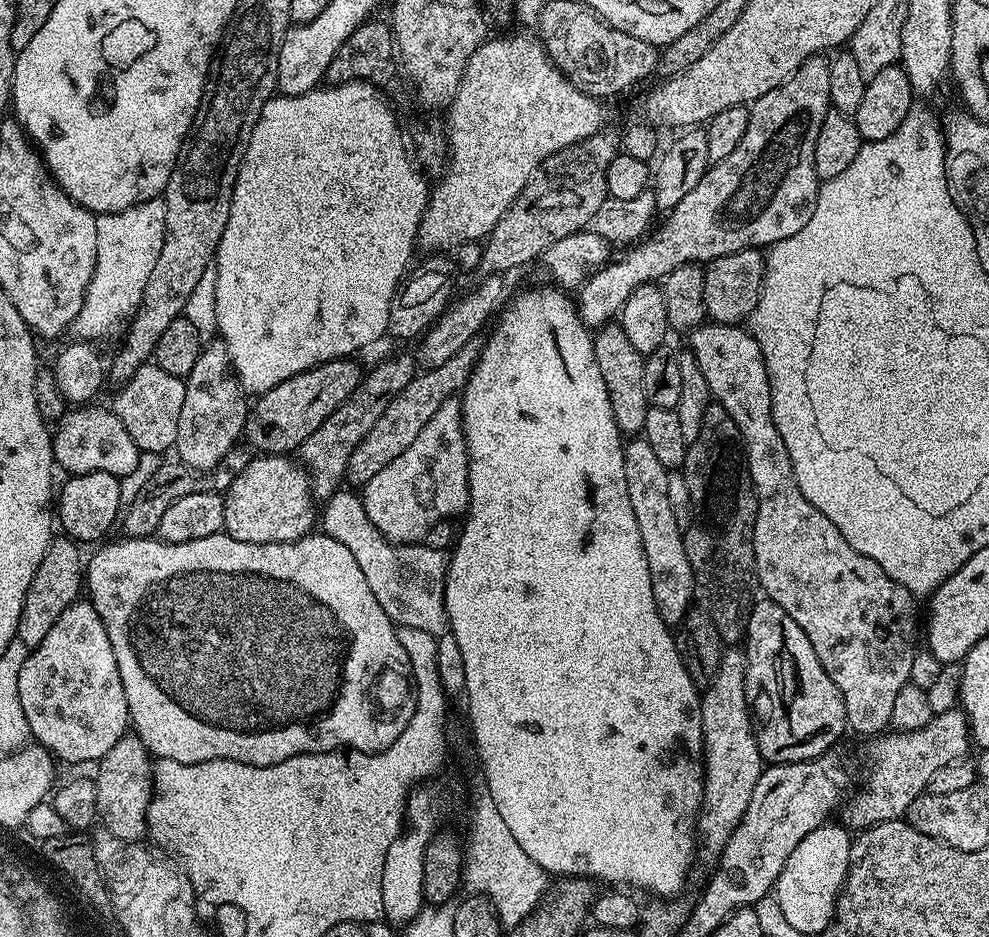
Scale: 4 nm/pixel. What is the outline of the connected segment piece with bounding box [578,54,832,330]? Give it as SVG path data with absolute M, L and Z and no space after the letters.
M824 54L812 56L806 62L802 62L802 66L798 66L798 70L793 72L787 80L782 81L774 90L770 90L770 94L762 94L762 98L753 100L748 108L746 134L742 134L742 142L738 142L738 147L733 150L728 157L715 161L715 163L709 167L708 173L700 179L698 186L694 186L694 190L690 190L690 194L686 194L686 198L682 198L682 202L678 202L678 206L674 206L667 213L668 221L666 221L660 229L657 227L647 239L631 247L627 251L629 253L622 257L621 260L616 262L614 260L613 262L605 264L600 271L592 273L592 275L580 285L578 289L578 295L580 295L580 300L578 296L578 311L582 323L592 330L603 328L604 325L609 323L613 318L619 317L626 298L630 298L630 294L634 294L634 290L638 290L647 284L656 284L657 282L663 281L665 276L669 276L674 270L678 270L678 266L700 264L701 262L707 262L714 258L722 258L726 254L734 254L738 250L746 250L747 248L759 248L764 250L771 245L782 242L782 238L790 238L790 234L798 234L798 230L802 230L802 226L806 226L806 222L810 222L810 214L814 214L814 206L816 205L816 194L820 191L821 181L816 179L816 171L814 170L814 142L818 142L818 130L822 126L826 114L830 111L831 103L830 60L829 57Z

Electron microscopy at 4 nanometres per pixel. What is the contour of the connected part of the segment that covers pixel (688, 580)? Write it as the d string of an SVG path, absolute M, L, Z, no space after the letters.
M632 438L624 444L626 466L626 490L630 494L630 506L634 506L634 518L638 522L638 534L642 534L642 550L646 550L646 566L650 566L650 586L654 590L654 602L658 614L669 626L679 625L693 607L692 567L686 558L684 534L674 522L674 510L670 506L666 482L669 469L658 462L650 442Z

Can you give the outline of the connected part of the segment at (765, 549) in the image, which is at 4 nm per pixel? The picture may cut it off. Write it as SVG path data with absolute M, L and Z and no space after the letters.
M705 322L699 328L693 328L691 332L687 333L686 340L688 340L687 347L694 354L698 367L706 378L706 386L711 399L719 404L722 410L726 410L726 414L730 418L734 418L734 426L738 426L738 434L744 444L744 462L748 466L748 477L752 480L752 489L756 491L756 521L754 522L752 545L754 546L756 580L759 587L761 584L764 587L763 595L767 599L773 600L778 606L782 606L782 610L786 610L786 614L790 614L790 618L794 618L794 622L798 622L798 626L802 626L802 634L806 634L806 638L810 638L810 646L814 646L814 654L818 654L818 662L822 662L822 670L826 670L826 674L830 674L830 682L834 682L834 686L838 686L838 694L842 694L844 713L848 719L847 727L851 731L853 728L854 731L861 732L862 735L868 736L867 738L875 737L889 727L890 713L892 713L898 690L902 690L902 686L909 683L910 666L918 663L918 657L916 657L917 601L911 592L906 591L898 582L894 582L894 578L890 578L886 574L886 570L882 570L882 566L878 566L878 562L866 558L866 554L858 554L858 550L854 550L850 546L850 542L846 542L846 538L842 538L838 526L834 526L834 522L830 522L830 518L826 518L826 514L822 514L822 510L818 510L810 502L806 502L806 498L798 490L798 482L794 478L794 466L790 462L786 442L782 442L782 434L778 434L778 426L774 426L770 378L766 370L766 362L762 358L762 350L758 346L758 342L747 327Z

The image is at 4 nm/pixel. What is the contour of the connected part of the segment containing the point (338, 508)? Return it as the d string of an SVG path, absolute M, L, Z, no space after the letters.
M341 488L325 503L320 516L321 531L350 550L361 567L374 598L397 627L415 626L435 637L447 631L445 578L449 553L427 547L422 542L394 544L385 539L366 514L364 501L356 493Z

